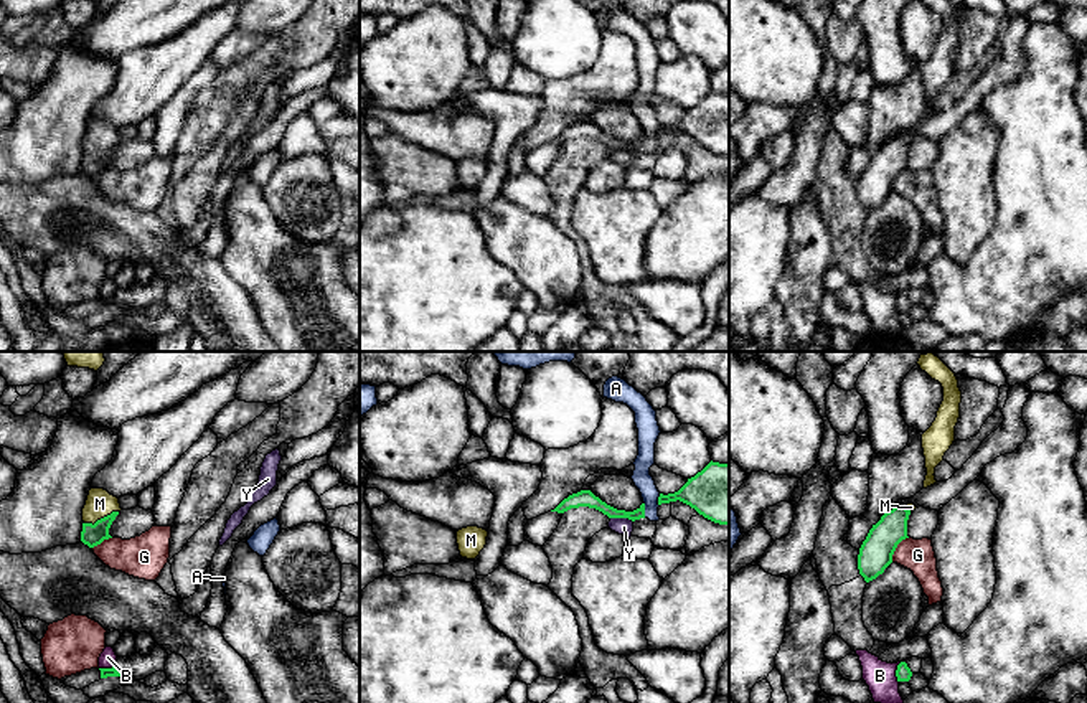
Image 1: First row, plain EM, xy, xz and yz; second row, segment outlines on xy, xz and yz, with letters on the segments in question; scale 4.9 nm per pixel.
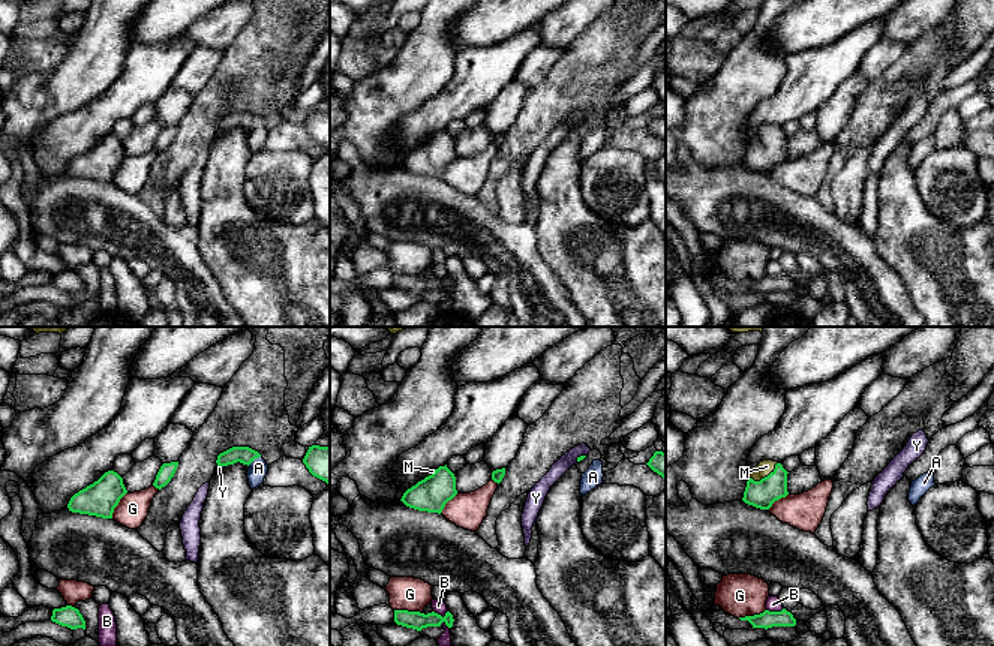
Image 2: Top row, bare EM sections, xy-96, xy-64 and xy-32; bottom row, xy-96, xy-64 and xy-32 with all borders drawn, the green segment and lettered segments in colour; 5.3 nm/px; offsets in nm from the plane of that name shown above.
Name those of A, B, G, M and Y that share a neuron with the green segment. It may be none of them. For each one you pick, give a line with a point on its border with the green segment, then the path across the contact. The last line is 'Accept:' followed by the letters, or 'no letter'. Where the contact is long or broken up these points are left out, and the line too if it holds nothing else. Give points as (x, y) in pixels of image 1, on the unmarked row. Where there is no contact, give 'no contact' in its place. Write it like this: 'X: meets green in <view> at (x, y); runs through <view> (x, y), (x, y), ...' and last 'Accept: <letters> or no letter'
M: meets green in xy at (101, 149); runs through xy (91, 165), (101, 149), (99, 134)
Accept: M

